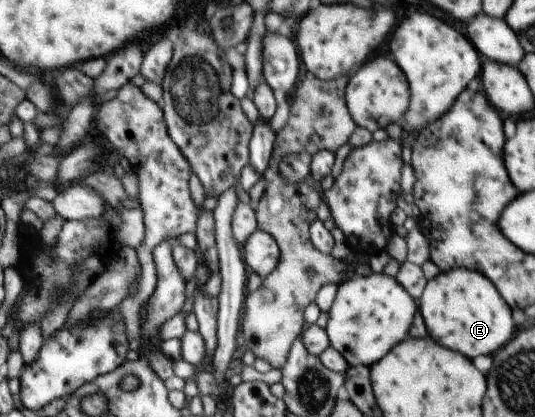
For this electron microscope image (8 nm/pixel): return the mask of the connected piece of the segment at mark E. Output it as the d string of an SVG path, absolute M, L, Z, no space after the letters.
M453 268L439 272L427 280L419 298L418 313L423 318L428 336L435 340L435 343L443 343L443 347L451 347L453 351L459 351L469 359L473 359L475 355L489 355L501 345L505 345L513 338L513 321L509 306L495 289L496 287L482 273L467 268Z

